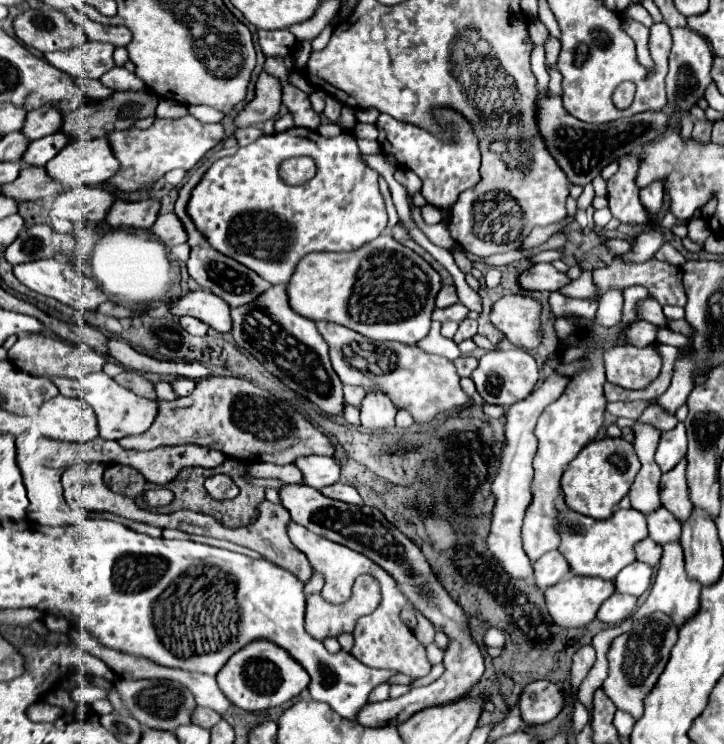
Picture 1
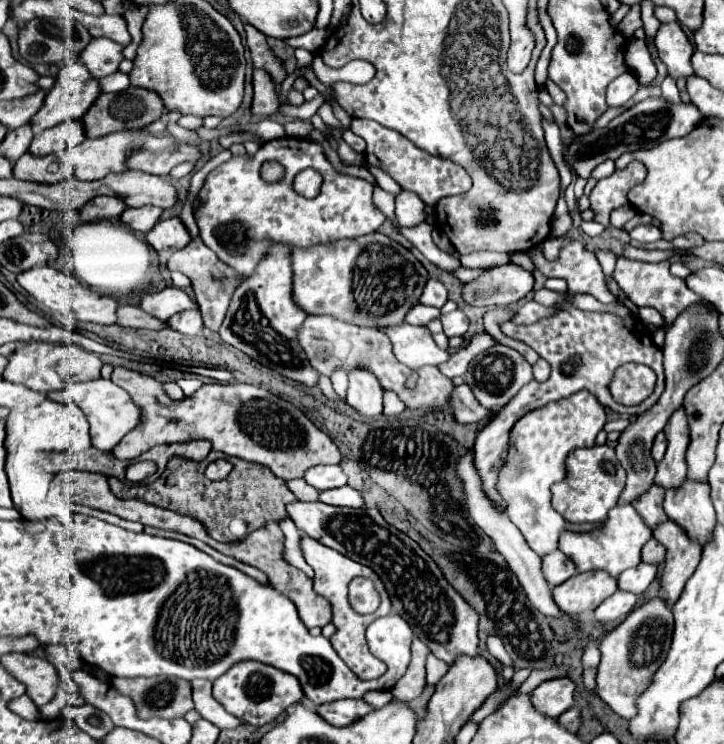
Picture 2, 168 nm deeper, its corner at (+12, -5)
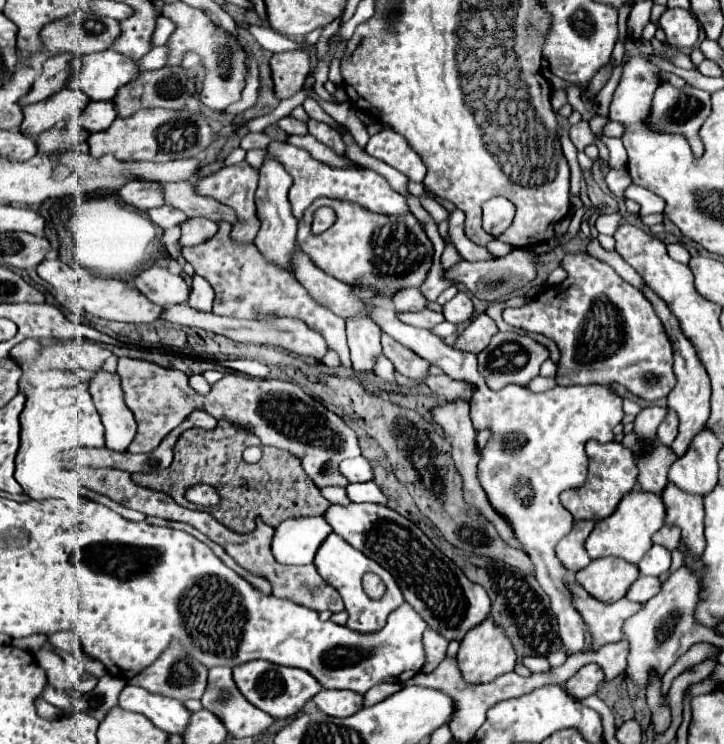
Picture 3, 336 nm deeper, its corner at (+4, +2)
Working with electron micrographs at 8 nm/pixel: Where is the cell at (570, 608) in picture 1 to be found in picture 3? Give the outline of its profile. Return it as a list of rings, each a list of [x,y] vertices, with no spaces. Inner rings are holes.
[[[608,556],[592,560],[586,568],[576,572],[576,582],[592,594],[592,598],[600,598],[600,602],[616,602],[624,598],[628,586],[638,574],[640,572],[634,564]]]

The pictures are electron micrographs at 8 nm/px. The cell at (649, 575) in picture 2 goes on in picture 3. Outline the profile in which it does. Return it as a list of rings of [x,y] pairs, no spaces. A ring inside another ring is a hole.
[[[652,546],[648,554],[638,562],[642,576],[660,576],[670,568],[670,550],[664,546]]]

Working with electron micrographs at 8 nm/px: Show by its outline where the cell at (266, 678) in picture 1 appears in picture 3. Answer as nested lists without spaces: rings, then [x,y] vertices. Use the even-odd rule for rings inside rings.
[[[252,660],[252,662],[240,664],[240,666],[232,668],[232,676],[234,676],[234,682],[236,682],[240,694],[244,694],[244,698],[248,702],[258,706],[266,714],[272,714],[274,718],[292,718],[294,714],[298,714],[302,710],[306,700],[310,700],[312,696],[316,696],[322,690],[318,680],[314,676],[310,676],[308,672],[304,672],[300,668],[286,668],[286,666],[270,664],[266,660]]]

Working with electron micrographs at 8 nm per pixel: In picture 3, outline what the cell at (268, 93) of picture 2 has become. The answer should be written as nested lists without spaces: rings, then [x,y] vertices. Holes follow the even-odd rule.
[[[304,50],[280,52],[272,56],[270,70],[272,70],[276,98],[286,100],[302,88],[304,78],[310,72],[310,60]]]

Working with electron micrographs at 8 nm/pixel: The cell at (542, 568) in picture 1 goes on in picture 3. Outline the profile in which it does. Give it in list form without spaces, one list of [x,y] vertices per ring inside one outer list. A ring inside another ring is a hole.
[[[578,520],[578,522],[574,522],[570,534],[566,534],[566,538],[562,542],[558,542],[558,546],[556,546],[558,560],[572,574],[590,564],[590,558],[588,558],[588,554],[584,550],[584,540],[594,530],[594,524],[596,524],[594,520]]]

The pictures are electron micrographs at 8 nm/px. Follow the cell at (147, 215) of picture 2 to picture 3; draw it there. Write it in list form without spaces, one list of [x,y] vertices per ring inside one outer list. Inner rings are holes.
[[[160,206],[160,208],[152,208],[152,210],[146,210],[148,218],[158,224],[160,228],[172,228],[172,226],[178,226],[180,222],[186,220],[186,214],[182,214],[180,210],[172,208],[172,206]]]

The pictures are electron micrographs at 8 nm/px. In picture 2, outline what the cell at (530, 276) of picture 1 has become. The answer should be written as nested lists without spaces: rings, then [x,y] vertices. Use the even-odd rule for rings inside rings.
[[[506,263],[484,271],[474,281],[464,283],[462,297],[474,307],[510,305],[532,291],[534,277],[520,265]]]

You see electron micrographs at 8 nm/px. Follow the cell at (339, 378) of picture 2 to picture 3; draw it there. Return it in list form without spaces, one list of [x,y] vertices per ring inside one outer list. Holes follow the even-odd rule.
[[[218,222],[218,226],[220,226],[218,234],[214,234],[208,242],[202,242],[192,248],[182,248],[184,260],[190,262],[194,266],[194,272],[206,278],[216,292],[214,314],[234,318],[254,318],[256,312],[264,314],[274,312],[280,316],[304,320],[308,326],[312,326],[312,330],[324,336],[328,346],[340,356],[340,364],[344,368],[350,368],[350,352],[344,334],[344,320],[332,314],[328,308],[316,304],[308,296],[306,288],[292,274],[274,264],[268,264],[252,242],[248,244],[232,242],[228,222]]]

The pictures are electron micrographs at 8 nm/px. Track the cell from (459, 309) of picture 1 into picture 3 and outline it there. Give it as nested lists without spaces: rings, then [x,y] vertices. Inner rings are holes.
[[[418,288],[400,290],[398,294],[394,294],[392,302],[394,302],[396,312],[420,312],[428,304],[428,300],[424,298],[424,294],[420,294]]]

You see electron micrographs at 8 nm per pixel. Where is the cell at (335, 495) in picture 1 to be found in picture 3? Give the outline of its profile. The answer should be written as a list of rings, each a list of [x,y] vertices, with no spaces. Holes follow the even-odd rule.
[[[364,482],[364,484],[348,484],[346,494],[350,502],[376,502],[376,504],[386,504],[384,494],[374,482]]]

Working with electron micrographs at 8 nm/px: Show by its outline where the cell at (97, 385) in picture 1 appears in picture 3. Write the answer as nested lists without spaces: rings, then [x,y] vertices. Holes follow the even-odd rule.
[[[98,370],[88,382],[94,406],[104,424],[106,446],[116,452],[124,452],[136,434],[136,422],[124,402],[120,376]]]

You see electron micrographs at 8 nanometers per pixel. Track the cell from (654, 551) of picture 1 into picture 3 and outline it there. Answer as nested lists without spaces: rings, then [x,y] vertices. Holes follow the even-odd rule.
[[[662,526],[654,536],[652,536],[654,544],[660,544],[668,550],[676,550],[680,546],[680,530],[676,526]]]

